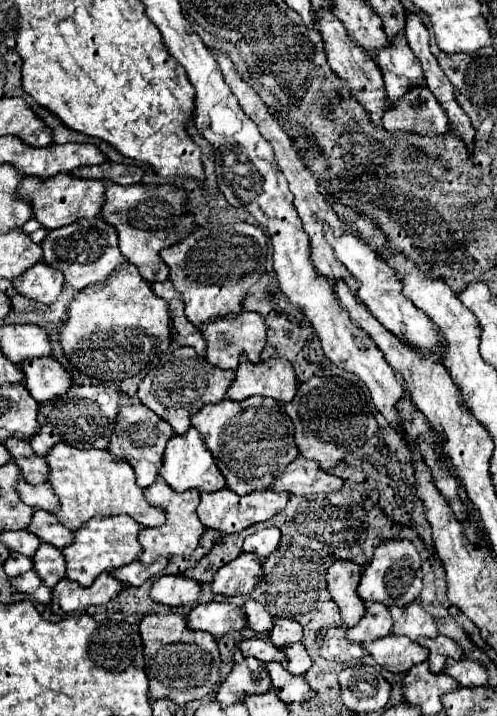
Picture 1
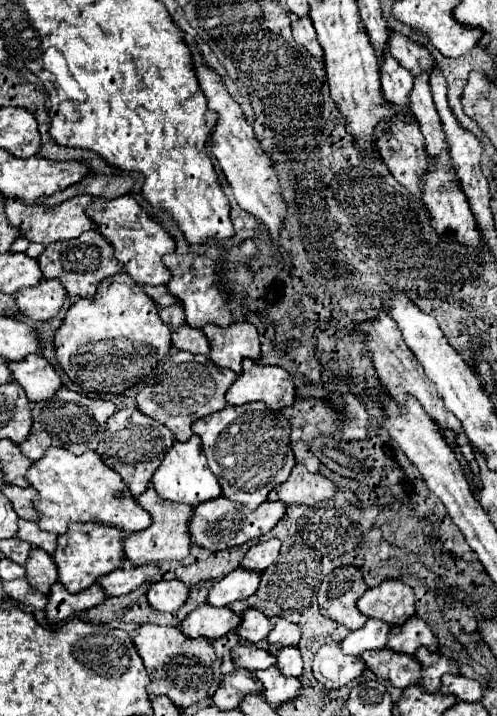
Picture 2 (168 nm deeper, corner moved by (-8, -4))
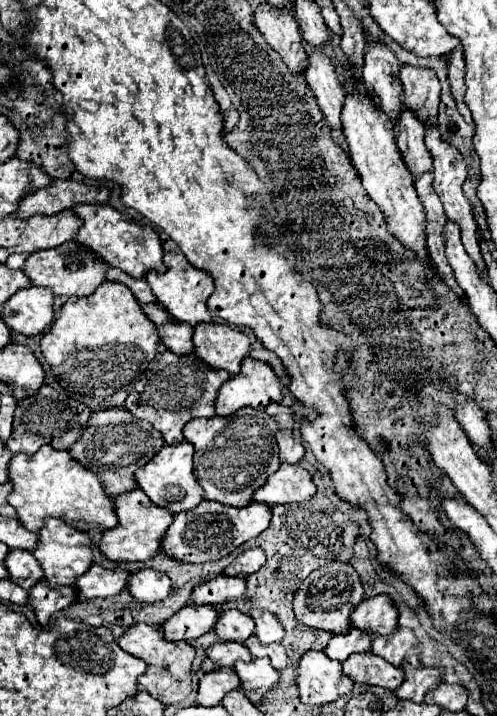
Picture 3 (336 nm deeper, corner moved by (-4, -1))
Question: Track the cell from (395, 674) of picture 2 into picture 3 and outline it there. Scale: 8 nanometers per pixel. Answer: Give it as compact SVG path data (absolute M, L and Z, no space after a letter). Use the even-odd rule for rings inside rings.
M372 651L350 655L342 663L342 667L344 667L344 673L348 673L348 677L354 679L354 683L380 685L390 691L396 691L404 681L402 667L388 663L380 655L374 655Z

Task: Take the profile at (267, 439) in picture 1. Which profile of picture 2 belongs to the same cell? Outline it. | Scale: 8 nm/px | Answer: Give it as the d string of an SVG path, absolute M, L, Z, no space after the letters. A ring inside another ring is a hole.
M264 402L226 406L220 412L196 420L192 432L202 440L208 468L218 478L222 496L246 506L248 510L256 510L274 486L286 482L296 464L290 448L288 420Z

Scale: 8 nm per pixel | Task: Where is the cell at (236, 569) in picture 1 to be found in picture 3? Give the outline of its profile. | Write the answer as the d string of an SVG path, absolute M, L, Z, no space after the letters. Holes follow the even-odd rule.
M218 575L210 581L204 581L192 591L192 603L196 605L220 605L232 599L240 599L246 591L246 579L244 577L230 577L230 575Z

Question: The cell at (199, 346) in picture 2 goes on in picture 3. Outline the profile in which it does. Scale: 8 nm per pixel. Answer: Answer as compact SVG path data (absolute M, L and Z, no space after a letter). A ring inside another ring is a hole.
M168 319L164 325L158 327L158 335L162 343L176 355L188 355L194 351L192 333L194 327L190 327L188 323L180 323L176 319Z

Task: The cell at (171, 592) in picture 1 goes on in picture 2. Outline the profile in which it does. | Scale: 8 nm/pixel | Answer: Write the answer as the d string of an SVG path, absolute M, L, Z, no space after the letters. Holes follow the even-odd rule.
M160 580L148 588L148 602L160 612L176 612L188 600L188 586L180 580Z

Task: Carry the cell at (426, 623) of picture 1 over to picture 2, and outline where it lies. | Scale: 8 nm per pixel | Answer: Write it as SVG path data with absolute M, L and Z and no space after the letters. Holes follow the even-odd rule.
M412 616L402 626L390 628L388 644L386 644L388 650L400 652L400 654L414 654L420 646L426 646L432 652L436 652L438 648L438 640L434 632L422 618Z

